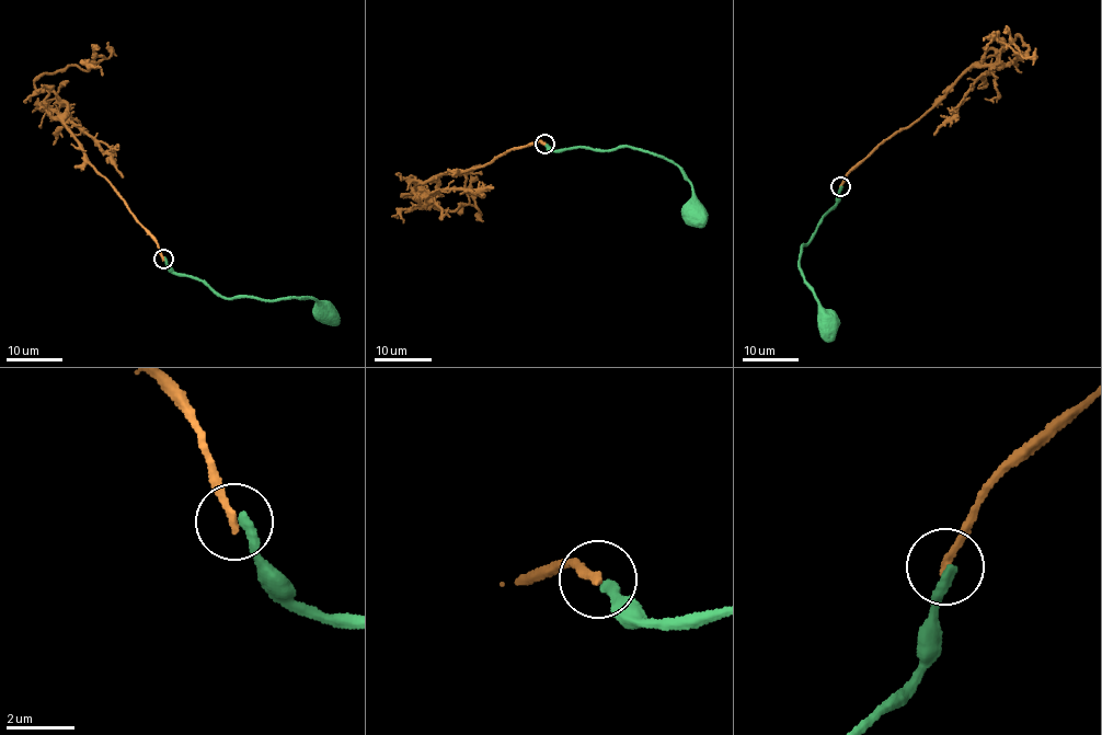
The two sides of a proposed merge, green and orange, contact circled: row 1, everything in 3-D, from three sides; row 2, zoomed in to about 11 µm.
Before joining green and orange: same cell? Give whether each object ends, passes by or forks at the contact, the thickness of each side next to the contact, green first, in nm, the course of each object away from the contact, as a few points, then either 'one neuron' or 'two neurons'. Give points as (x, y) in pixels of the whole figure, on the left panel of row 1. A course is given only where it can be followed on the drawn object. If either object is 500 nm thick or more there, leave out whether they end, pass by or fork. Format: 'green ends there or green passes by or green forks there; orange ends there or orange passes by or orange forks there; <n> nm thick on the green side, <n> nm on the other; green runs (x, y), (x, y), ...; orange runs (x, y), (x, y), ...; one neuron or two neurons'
green ends there; orange ends there; 320 nm thick on the green side, 240 nm on the other; green runs (163, 259), (173, 272), (201, 279), (222, 297), (273, 300), (297, 297), (318, 302), (321, 312); orange runs (163, 259), (46, 113), (48, 94), (34, 83), (70, 65), (99, 64), (89, 66), (101, 76); two neurons

